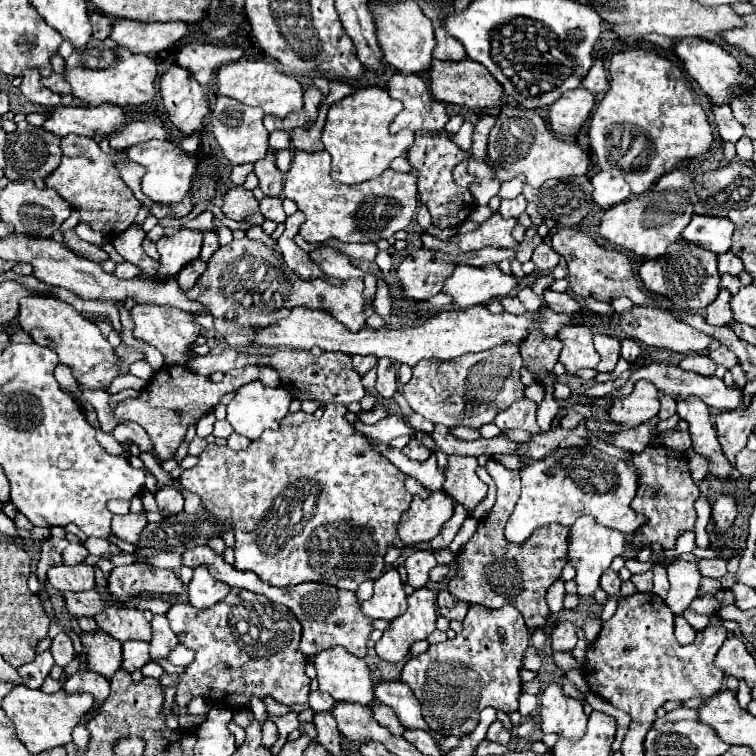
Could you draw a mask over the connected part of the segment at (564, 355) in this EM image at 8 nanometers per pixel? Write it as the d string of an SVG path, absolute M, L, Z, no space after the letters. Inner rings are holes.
M565 327L557 333L557 339L563 343L559 361L565 365L567 373L575 375L579 369L597 367L599 353L593 347L593 333L587 327Z

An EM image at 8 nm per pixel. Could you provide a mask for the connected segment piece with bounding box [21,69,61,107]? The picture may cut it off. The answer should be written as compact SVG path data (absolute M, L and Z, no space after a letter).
M27 69L23 73L23 83L21 83L21 91L23 95L41 105L41 107L55 107L61 103L61 95L53 93L51 89L47 89L45 85L41 85L41 75L37 69Z

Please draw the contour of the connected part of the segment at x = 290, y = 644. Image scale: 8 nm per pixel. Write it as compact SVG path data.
M235 589L221 601L215 603L209 609L195 609L189 603L175 603L167 611L167 619L171 623L171 629L177 633L179 641L183 645L189 645L195 649L195 661L187 667L185 673L181 675L163 675L161 685L171 685L173 681L179 681L175 701L183 707L187 705L193 697L201 695L209 699L211 703L219 703L229 709L247 709L249 707L249 697L265 697L271 695L279 703L293 705L293 703L307 703L310 692L310 678L306 675L305 665L309 657L305 657L299 651L299 639L301 639L301 623L297 617L285 607L285 605L275 605L265 599L263 595L245 591L245 599L239 599Z

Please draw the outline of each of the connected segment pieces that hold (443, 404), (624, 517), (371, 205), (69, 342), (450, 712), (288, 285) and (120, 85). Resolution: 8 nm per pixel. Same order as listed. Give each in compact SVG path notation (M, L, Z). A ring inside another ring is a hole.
M505 343L477 355L461 355L453 361L421 361L413 367L413 377L403 385L403 397L411 409L433 423L447 427L463 425L471 429L481 429L485 423L505 411L511 403L523 397L525 385L519 379L519 369L523 367L519 347ZM465 405L473 407L465 407Z
M573 447L571 449L557 449L545 459L535 461L535 459L523 457L523 461L525 461L525 467L521 469L523 491L521 491L521 497L515 505L513 515L509 517L509 521L505 525L505 539L507 541L521 545L529 539L529 535L537 527L543 527L543 525L549 525L549 523L559 523L559 525L571 527L575 523L575 519L581 517L581 515L593 515L597 519L597 523L601 523L605 527L619 529L623 533L633 533L635 529L639 529L643 525L643 515L639 515L631 509L631 501L633 501L633 497L637 493L637 487L639 487L639 475L637 475L635 467L629 467L625 461L613 459L607 453L603 453L599 449L593 449L593 447L587 447L587 449L573 449Z
M327 151L319 153L293 153L291 169L285 173L285 187L283 195L293 199L299 211L305 213L305 223L299 235L307 243L321 243L327 239L337 239L341 243L377 243L379 239L389 239L393 233L407 229L417 213L417 177L411 173L397 173L393 169L383 171L381 177L365 181L361 185L343 185L331 179L331 155Z
M37 295L23 297L19 307L19 325L35 343L51 347L59 355L59 361L73 371L77 383L85 389L109 389L115 377L129 373L129 363L117 359L115 349L101 335L99 327L61 299Z
M471 605L463 621L463 631L453 641L429 645L425 653L411 657L401 671L401 681L423 701L423 717L431 731L463 737L477 727L479 711L485 707L517 709L517 697L521 695L519 669L527 647L529 629L513 605L501 609ZM501 631L505 643L501 643Z
M247 237L233 239L229 245L213 253L207 271L197 279L189 291L189 299L199 301L209 307L215 323L215 331L221 335L253 335L257 327L267 327L277 319L285 319L289 309L303 305L309 309L323 309L331 313L339 323L351 331L361 331L365 325L363 315L363 271L353 267L349 259L335 251L333 247L323 247L311 253L311 259L329 275L343 279L341 287L333 287L321 279L303 281L299 279L281 259L281 255L263 245L261 241L251 241Z
M91 39L85 47L79 47L71 53L65 61L67 71L65 79L73 87L73 95L81 99L85 105L101 105L113 103L119 107L127 105L145 105L155 97L155 79L157 79L157 65L149 55L135 55L125 51L125 47L113 43L111 39L97 41Z

